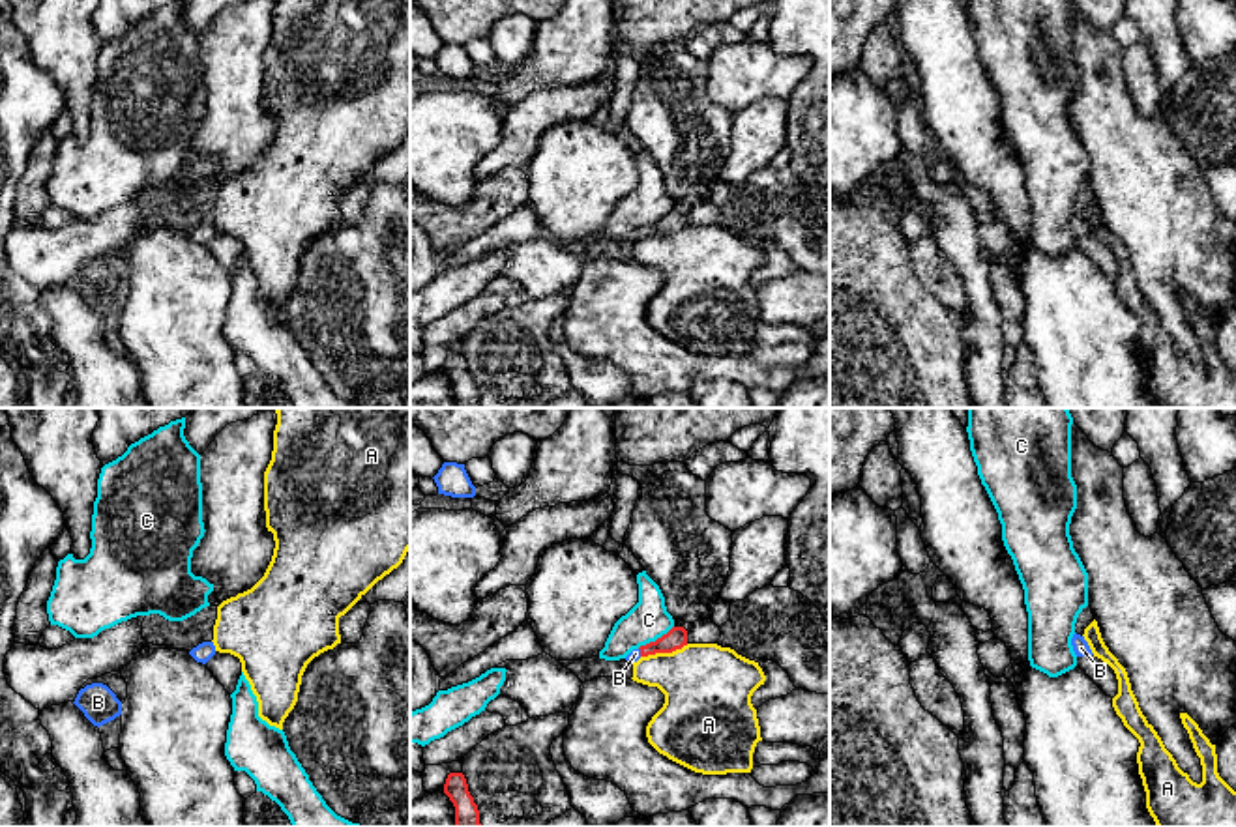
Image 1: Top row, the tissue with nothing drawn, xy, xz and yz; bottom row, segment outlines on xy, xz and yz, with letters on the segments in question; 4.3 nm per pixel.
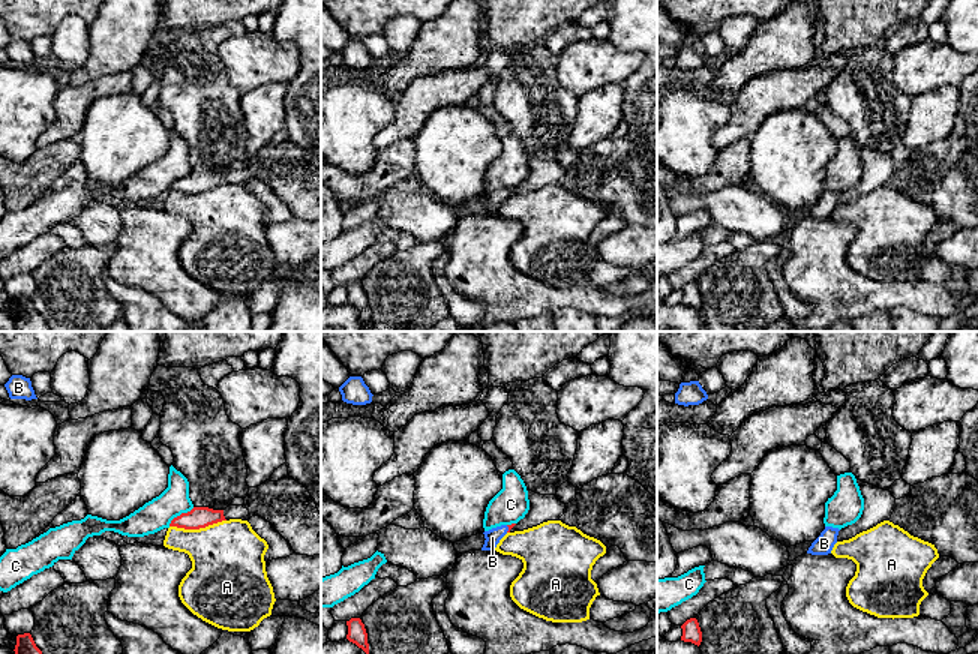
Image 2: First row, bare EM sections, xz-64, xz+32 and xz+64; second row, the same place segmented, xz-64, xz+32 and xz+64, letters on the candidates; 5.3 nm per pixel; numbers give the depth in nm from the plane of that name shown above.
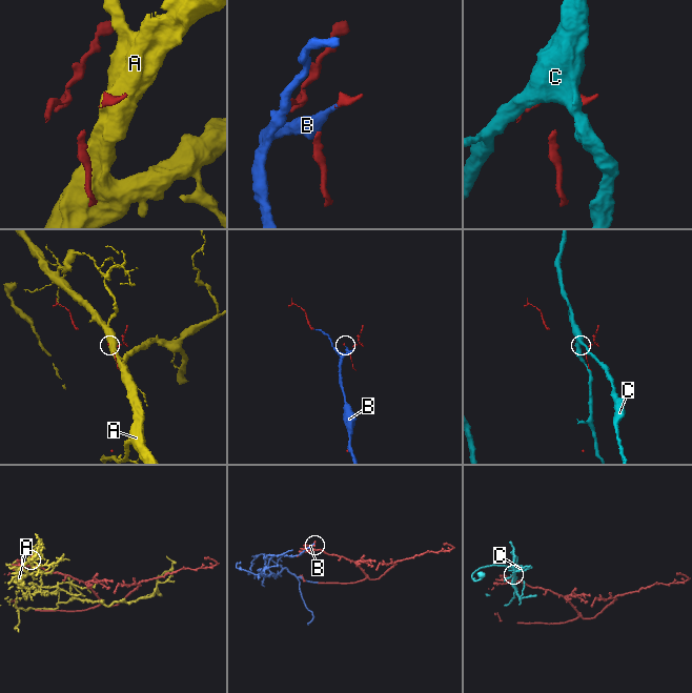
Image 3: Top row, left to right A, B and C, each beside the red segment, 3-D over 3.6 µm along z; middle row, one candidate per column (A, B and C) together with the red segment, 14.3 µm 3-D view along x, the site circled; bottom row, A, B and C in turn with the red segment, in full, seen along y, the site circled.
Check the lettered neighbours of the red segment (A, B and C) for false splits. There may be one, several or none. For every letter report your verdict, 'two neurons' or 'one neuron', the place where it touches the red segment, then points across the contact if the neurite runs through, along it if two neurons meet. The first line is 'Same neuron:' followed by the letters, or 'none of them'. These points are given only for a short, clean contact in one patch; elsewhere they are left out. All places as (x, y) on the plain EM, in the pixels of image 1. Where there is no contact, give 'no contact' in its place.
Same neuron: B
A: two neurons | xz (663, 232)
B: one neuron | xz (641, 232)
C: two neurons | xz (656, 221) | along xz (673, 206), (637, 229)

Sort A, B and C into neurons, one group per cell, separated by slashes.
A / B / C

